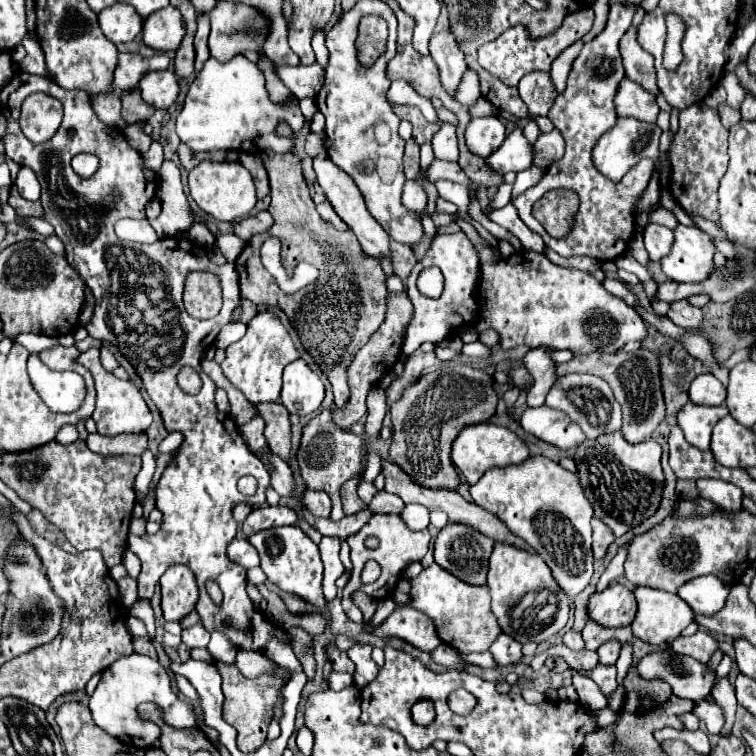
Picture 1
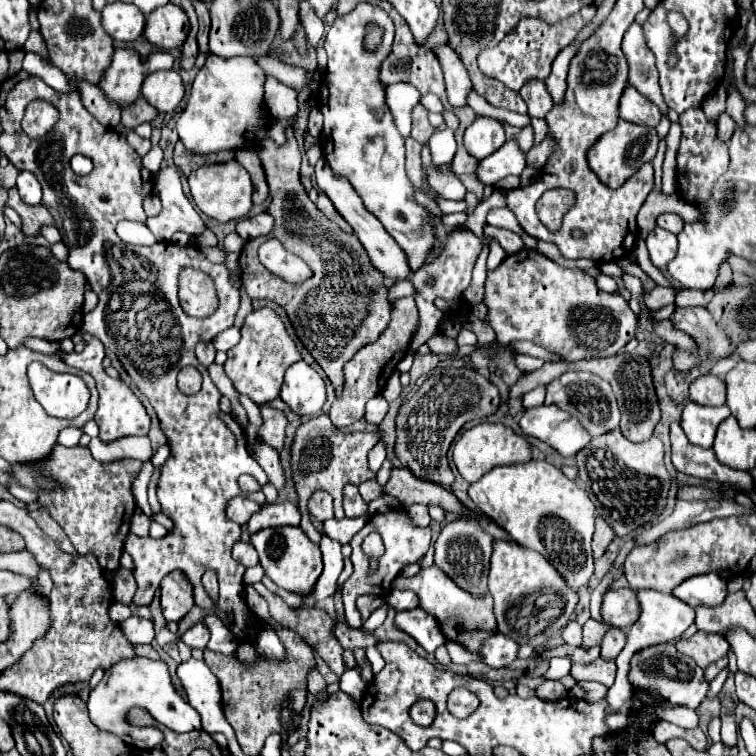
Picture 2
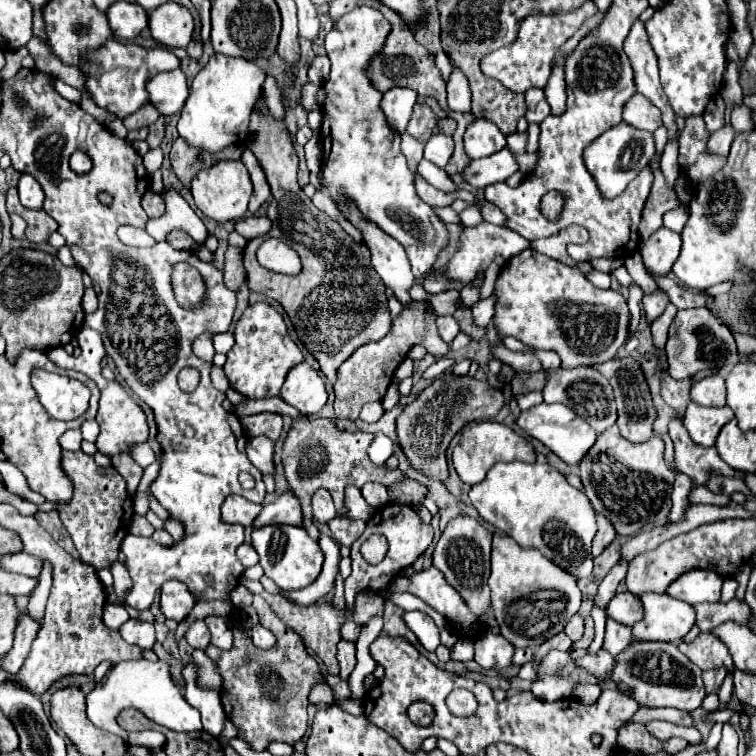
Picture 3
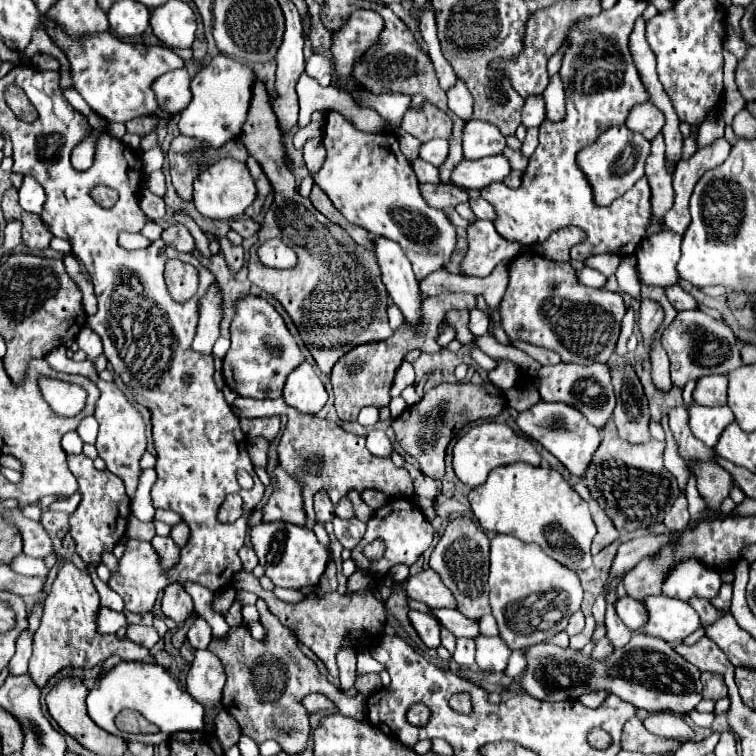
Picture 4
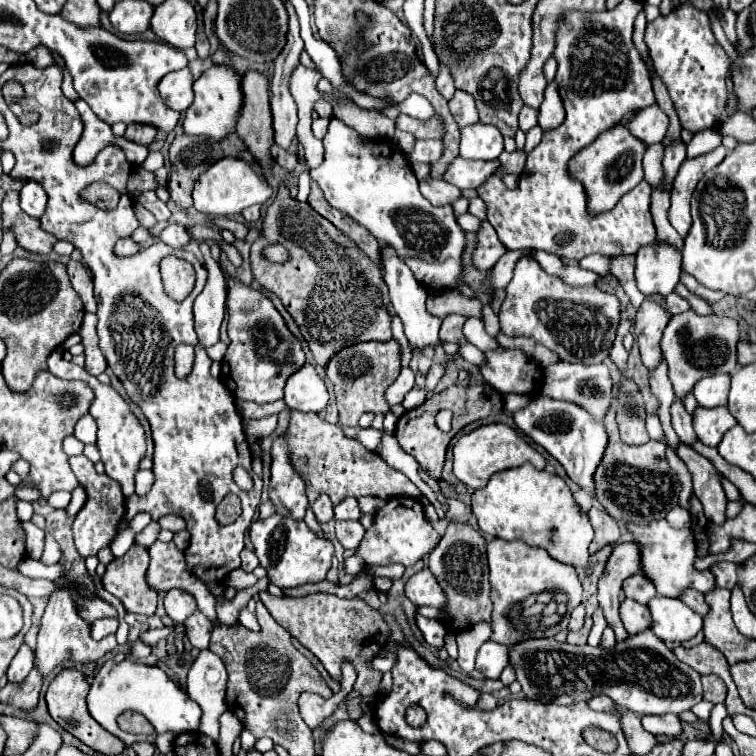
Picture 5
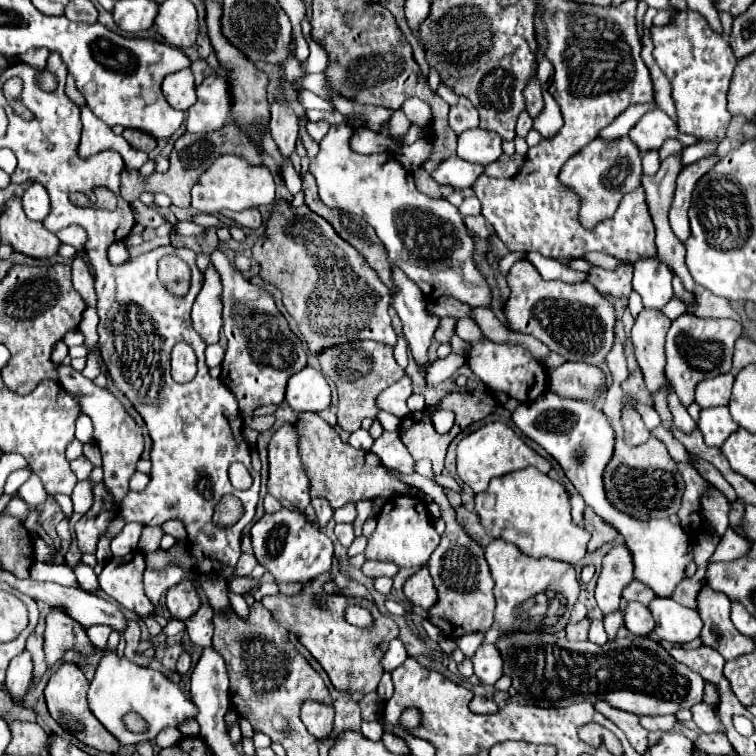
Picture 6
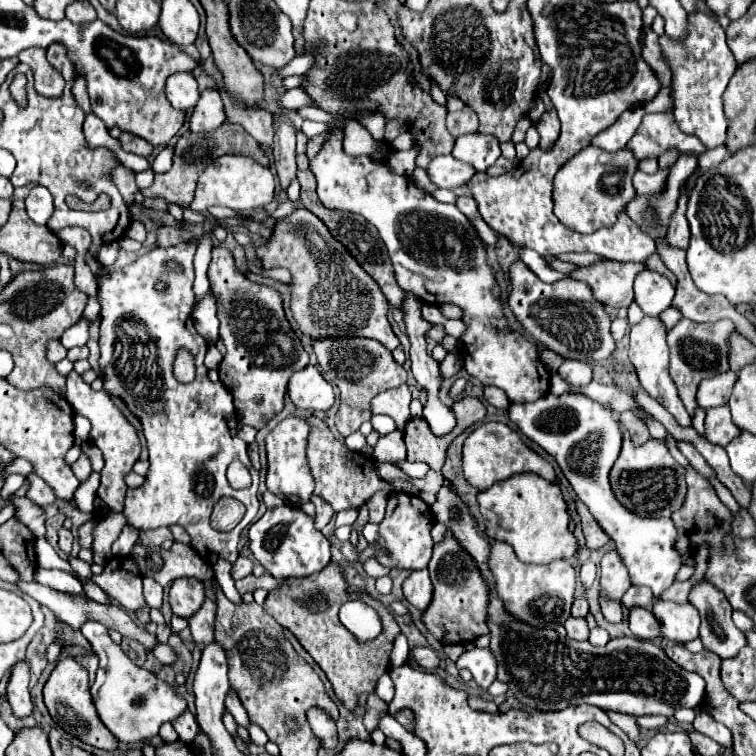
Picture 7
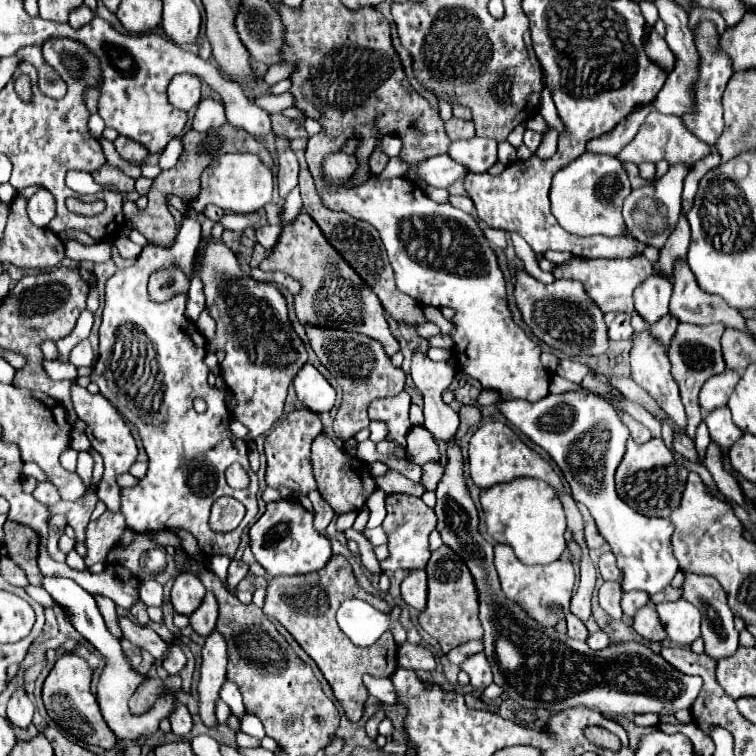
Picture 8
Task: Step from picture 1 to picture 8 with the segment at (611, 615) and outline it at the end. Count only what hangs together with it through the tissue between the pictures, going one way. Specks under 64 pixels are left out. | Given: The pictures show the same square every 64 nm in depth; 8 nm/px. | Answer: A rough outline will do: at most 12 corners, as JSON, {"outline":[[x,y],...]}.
{"outline":[[654,606],[640,608],[632,628],[646,640],[664,642]]}

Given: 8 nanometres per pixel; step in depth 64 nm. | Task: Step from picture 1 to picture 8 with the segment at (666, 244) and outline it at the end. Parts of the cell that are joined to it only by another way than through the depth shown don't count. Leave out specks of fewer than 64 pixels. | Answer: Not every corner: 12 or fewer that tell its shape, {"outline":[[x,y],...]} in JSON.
{"outline":[[648,276],[634,292],[636,312],[654,324],[668,312],[672,284]]}

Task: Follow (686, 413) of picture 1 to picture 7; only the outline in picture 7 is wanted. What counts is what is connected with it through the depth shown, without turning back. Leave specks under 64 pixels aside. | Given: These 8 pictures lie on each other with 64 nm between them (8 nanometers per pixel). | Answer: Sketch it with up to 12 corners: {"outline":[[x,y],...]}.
{"outline":[[728,406],[706,410],[706,440],[726,446],[740,434]]}

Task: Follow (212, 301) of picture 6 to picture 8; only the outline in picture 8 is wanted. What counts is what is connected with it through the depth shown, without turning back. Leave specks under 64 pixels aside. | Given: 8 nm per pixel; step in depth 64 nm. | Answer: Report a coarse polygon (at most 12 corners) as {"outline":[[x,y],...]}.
{"outline":[[208,308],[202,310],[196,326],[206,340],[216,336],[216,322]]}

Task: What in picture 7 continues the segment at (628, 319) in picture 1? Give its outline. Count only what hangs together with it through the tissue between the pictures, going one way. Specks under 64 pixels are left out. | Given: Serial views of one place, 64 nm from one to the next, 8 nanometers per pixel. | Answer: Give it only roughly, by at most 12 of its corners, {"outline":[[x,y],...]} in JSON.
{"outline":[[510,266],[508,306],[546,348],[600,362],[612,320],[588,284]]}

